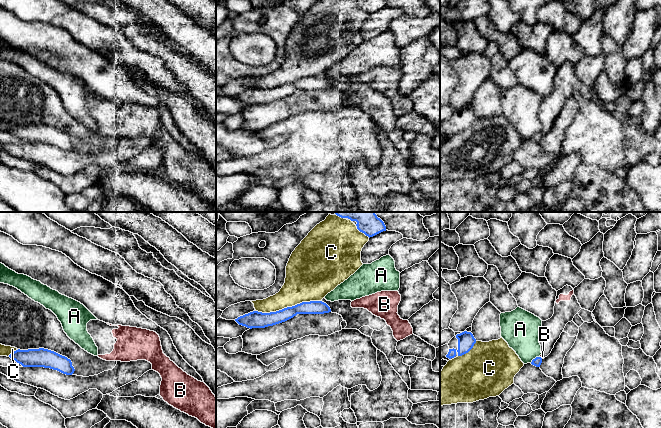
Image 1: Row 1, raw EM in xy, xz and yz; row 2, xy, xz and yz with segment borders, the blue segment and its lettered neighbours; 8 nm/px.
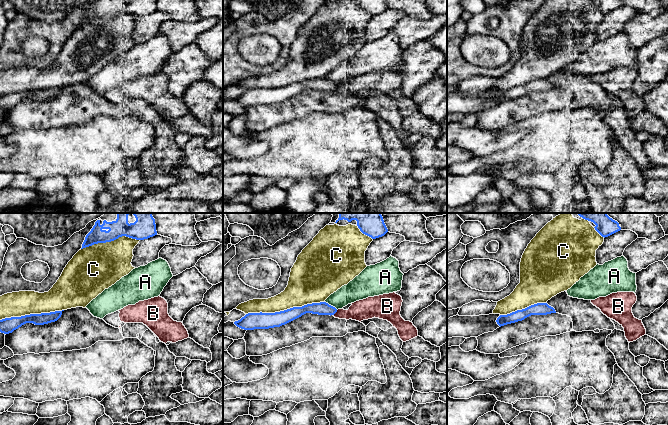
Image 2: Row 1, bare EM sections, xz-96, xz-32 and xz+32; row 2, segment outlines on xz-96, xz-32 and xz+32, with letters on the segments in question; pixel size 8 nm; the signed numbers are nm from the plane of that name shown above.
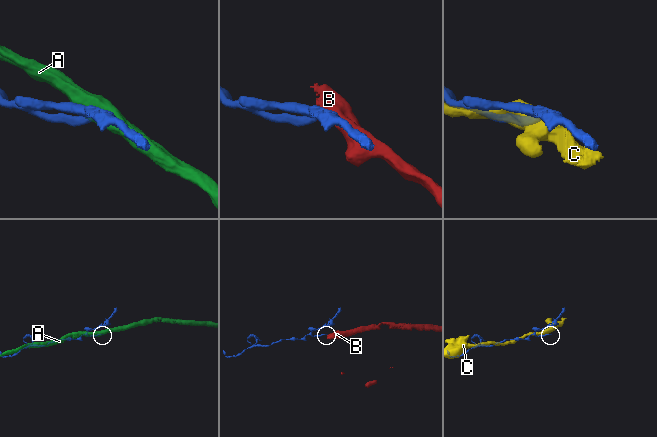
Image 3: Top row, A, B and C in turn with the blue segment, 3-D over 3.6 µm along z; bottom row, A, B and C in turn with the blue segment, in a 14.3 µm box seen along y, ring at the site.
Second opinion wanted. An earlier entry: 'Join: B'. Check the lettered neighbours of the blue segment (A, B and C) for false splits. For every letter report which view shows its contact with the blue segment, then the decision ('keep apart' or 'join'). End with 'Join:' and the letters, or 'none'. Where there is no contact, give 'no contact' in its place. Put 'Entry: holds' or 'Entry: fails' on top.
Entry: fails
A: contact in yz; keep apart
B: no contact; keep apart
C: contact in xz; keep apart
Join: none

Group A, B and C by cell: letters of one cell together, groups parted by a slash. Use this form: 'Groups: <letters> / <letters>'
Groups: A / B / C

